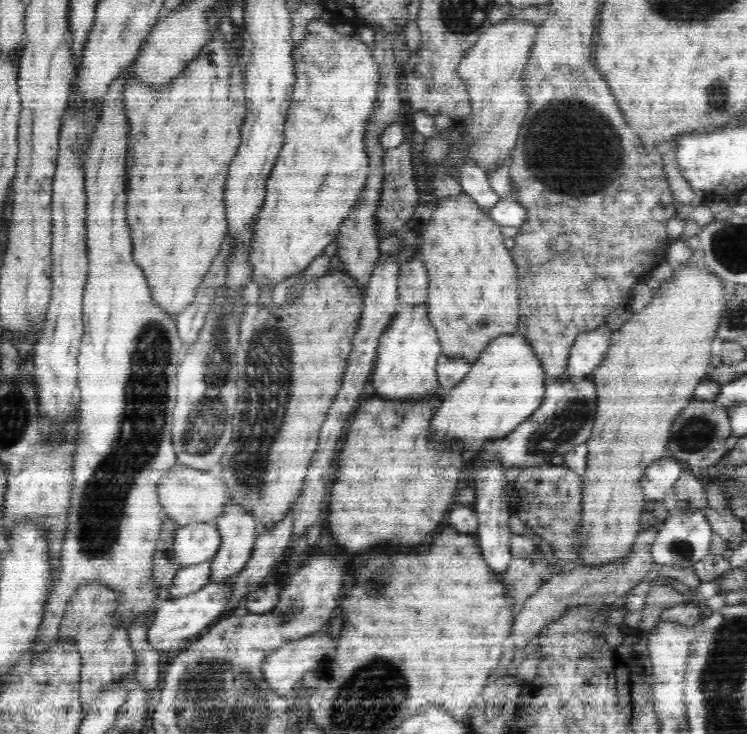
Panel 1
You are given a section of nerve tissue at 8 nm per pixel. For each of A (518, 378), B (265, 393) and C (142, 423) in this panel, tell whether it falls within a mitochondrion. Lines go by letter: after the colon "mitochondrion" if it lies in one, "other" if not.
A: other
B: mitochondrion
C: mitochondrion

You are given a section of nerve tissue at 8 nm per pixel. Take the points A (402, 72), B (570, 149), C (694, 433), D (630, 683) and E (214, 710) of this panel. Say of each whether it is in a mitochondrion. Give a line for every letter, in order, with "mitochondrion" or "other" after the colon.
A: other
B: mitochondrion
C: mitochondrion
D: other
E: mitochondrion

